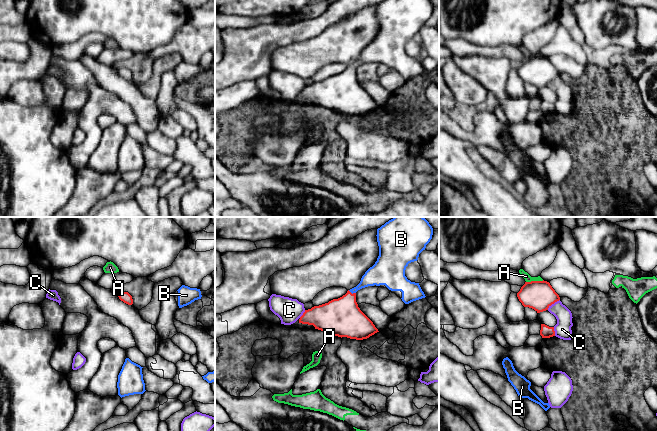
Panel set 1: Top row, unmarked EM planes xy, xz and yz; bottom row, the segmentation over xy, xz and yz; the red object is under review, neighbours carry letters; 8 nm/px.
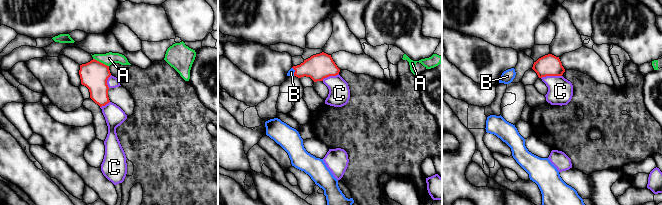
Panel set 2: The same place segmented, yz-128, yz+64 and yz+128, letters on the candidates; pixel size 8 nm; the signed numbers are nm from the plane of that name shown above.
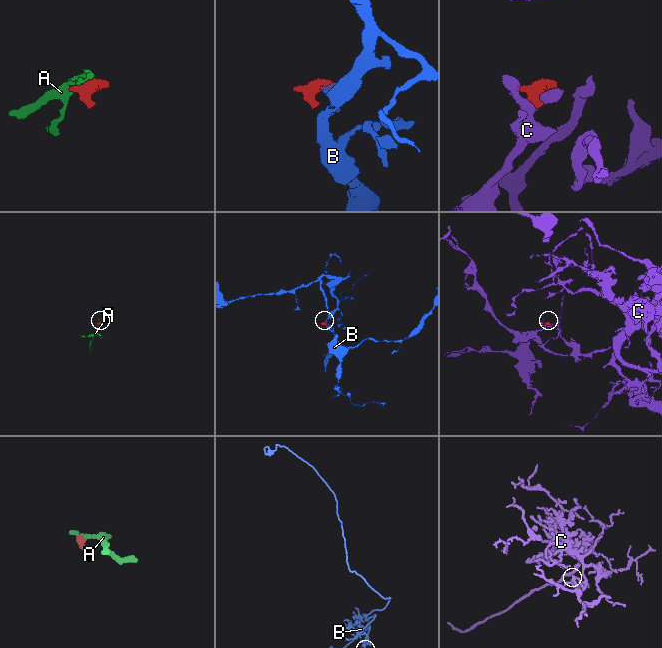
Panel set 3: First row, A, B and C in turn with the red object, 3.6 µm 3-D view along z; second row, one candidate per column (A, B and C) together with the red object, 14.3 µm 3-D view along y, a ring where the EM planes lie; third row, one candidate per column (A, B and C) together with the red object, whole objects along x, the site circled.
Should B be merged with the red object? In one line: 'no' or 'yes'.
yes

